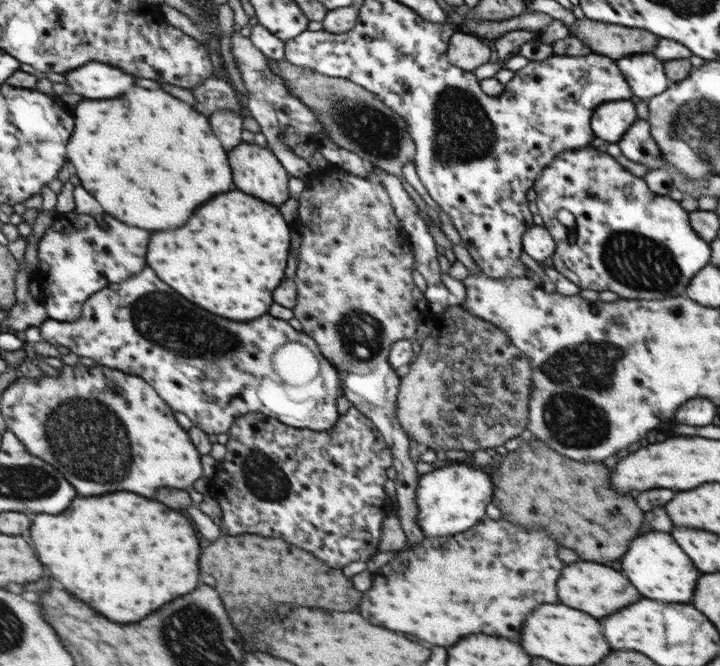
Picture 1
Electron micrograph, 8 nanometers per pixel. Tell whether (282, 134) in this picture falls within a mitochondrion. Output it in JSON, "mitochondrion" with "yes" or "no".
{"mitochondrion":"no"}

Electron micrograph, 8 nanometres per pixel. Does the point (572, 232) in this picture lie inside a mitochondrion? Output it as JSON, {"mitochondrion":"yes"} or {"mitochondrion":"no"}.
{"mitochondrion":"no"}

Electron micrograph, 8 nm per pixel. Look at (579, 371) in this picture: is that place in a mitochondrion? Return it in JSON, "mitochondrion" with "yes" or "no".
{"mitochondrion":"yes"}

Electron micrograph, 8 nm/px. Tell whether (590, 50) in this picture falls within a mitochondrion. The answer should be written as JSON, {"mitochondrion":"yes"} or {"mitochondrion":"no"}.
{"mitochondrion":"no"}

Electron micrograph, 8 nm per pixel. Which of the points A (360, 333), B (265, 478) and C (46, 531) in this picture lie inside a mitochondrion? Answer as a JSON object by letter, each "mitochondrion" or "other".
{"A":"mitochondrion","B":"mitochondrion","C":"other"}

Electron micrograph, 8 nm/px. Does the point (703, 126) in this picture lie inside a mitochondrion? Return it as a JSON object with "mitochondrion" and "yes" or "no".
{"mitochondrion":"yes"}

